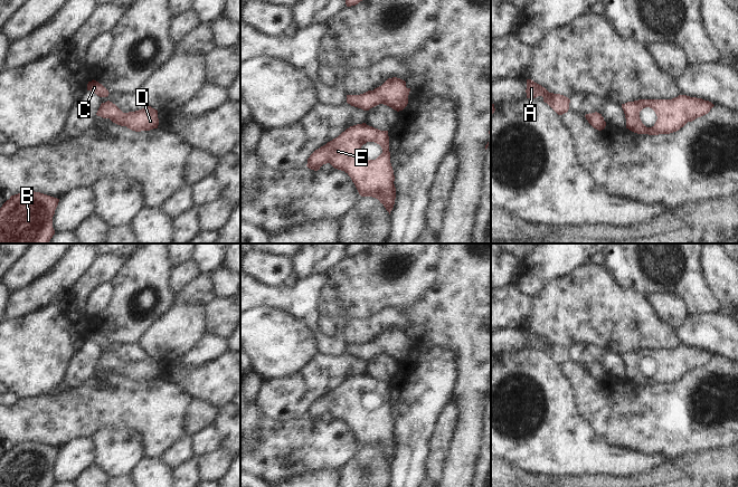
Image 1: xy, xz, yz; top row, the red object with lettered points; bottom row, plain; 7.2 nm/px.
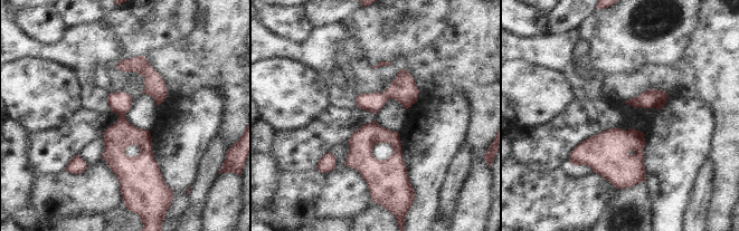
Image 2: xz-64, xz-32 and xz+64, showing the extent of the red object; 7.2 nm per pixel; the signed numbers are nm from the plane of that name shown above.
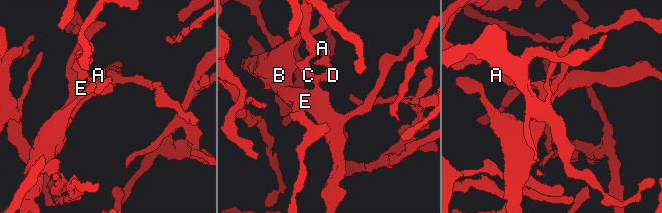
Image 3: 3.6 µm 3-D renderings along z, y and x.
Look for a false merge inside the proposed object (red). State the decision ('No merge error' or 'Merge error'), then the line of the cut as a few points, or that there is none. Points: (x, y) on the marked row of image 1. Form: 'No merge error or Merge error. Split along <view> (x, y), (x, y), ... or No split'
No merge error. No split.

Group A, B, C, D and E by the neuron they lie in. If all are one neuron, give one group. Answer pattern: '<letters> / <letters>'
A B C D E

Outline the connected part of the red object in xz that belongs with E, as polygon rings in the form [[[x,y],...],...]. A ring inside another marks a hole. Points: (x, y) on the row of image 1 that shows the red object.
[[[366,123],[350,126],[338,137],[315,150],[308,159],[306,166],[318,171],[327,163],[344,171],[361,197],[378,199],[390,214],[395,204],[396,188],[388,131],[380,131]],[[367,142],[381,146],[382,153],[376,160],[367,160],[361,155],[361,146]]]

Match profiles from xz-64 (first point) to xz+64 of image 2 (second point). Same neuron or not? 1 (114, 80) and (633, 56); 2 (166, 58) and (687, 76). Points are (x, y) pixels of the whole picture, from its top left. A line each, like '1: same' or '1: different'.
1: different
2: same

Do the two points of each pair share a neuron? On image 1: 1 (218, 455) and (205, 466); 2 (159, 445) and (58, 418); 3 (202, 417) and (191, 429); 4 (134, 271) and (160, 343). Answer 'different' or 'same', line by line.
1: same
2: same
3: same
4: different

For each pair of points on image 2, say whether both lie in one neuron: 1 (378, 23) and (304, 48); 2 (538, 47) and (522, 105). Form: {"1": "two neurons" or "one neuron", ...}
{"1": "two neurons", "2": "two neurons"}

